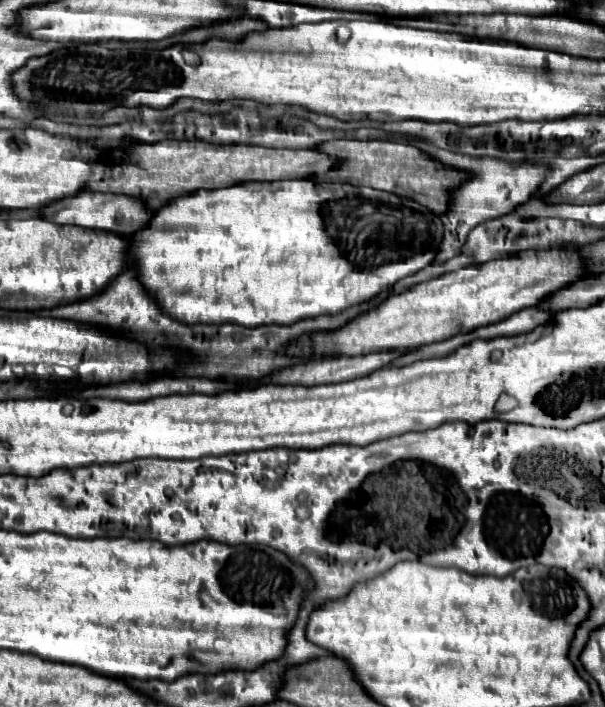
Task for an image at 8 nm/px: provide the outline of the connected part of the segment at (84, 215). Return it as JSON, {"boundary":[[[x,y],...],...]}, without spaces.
{"boundary":[[[82,191],[82,193],[74,195],[74,197],[58,199],[58,201],[50,203],[50,205],[42,207],[40,217],[44,221],[58,223],[58,225],[78,225],[78,227],[100,229],[100,231],[112,231],[114,229],[114,233],[118,233],[118,235],[132,235],[134,231],[138,231],[138,227],[142,227],[142,223],[146,223],[146,219],[150,215],[146,213],[144,205],[134,197]]]}

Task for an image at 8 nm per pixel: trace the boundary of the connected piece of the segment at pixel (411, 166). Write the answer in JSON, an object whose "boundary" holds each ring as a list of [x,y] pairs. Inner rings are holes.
{"boundary":[[[332,139],[324,141],[316,147],[324,149],[320,153],[338,157],[338,165],[322,175],[312,175],[312,181],[326,181],[326,183],[352,183],[352,185],[366,185],[372,189],[382,189],[412,201],[422,203],[434,213],[444,213],[448,205],[448,193],[456,187],[464,175],[450,167],[444,167],[432,161],[428,155],[418,151],[412,145],[402,145],[394,141],[358,141],[358,139]]]}

